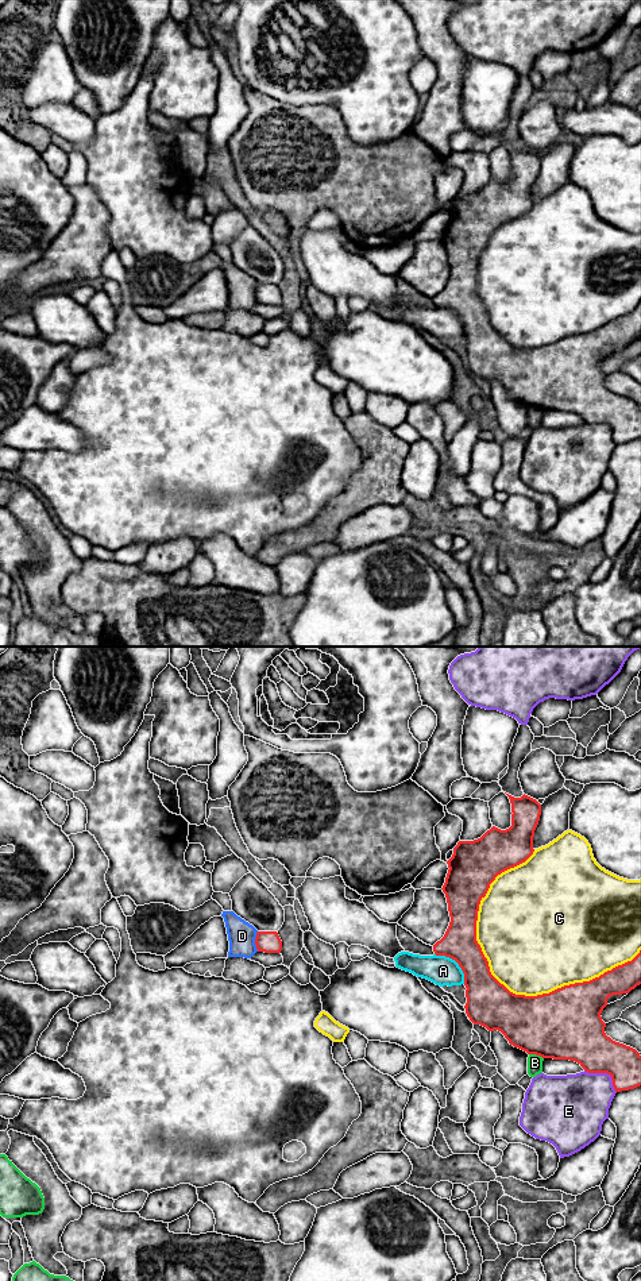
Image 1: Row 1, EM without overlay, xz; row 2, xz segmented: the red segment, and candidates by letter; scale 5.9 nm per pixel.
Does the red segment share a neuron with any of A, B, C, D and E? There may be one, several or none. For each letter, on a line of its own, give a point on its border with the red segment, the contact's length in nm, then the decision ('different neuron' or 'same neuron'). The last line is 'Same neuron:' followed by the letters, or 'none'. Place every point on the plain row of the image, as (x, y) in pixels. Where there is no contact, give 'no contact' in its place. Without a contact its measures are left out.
A: xz (456, 313) | 260 nm | different neuron
B: xz (536, 406) | 90 nm | different neuron
C: xz (532, 348) | 1000 nm | different neuron
D: xz (255, 293) | 120 nm | same neuron
E: xz (606, 424) | 240 nm | different neuron
Same neuron: D

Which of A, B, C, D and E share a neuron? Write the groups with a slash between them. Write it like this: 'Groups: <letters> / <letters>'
Groups: A / B / C / D / E

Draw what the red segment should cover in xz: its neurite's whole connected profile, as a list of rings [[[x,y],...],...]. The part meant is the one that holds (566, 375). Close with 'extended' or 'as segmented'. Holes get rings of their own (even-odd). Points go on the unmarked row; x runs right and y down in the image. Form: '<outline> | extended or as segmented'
[[[525,146],[521,150],[506,147],[511,155],[511,178],[506,182],[493,178],[478,192],[459,193],[447,213],[449,221],[441,242],[447,250],[451,274],[444,289],[433,297],[433,304],[455,312],[462,320],[467,340],[464,360],[474,377],[489,383],[501,383],[510,397],[528,406],[569,412],[588,425],[607,425],[615,444],[634,441],[641,437],[641,408],[636,401],[606,387],[606,375],[601,366],[610,348],[629,346],[641,336],[641,302],[632,313],[599,329],[537,348],[510,344],[490,324],[489,313],[476,293],[479,256],[498,227],[525,215],[533,207],[534,182],[541,167],[541,157],[536,151]]] | as segmented

